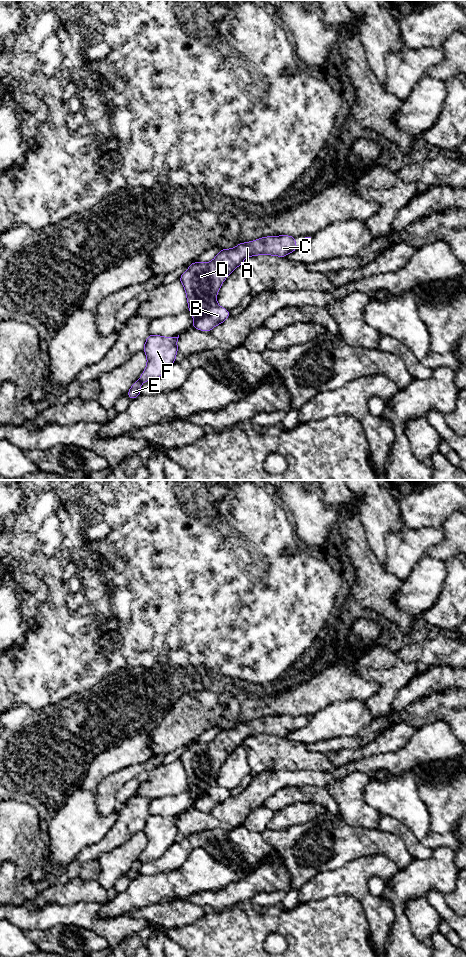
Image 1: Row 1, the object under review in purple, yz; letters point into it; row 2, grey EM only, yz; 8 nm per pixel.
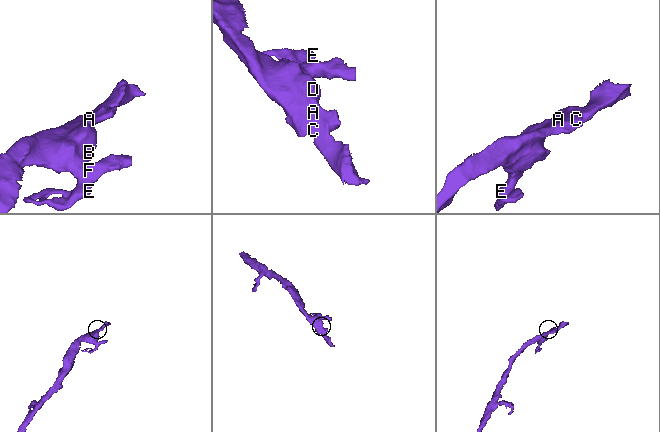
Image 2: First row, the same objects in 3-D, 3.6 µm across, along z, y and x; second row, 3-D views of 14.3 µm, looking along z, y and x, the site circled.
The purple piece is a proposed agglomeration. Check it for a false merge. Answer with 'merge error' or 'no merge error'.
no merge error

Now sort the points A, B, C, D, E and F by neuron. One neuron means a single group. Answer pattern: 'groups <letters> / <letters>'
groups A B C D E F

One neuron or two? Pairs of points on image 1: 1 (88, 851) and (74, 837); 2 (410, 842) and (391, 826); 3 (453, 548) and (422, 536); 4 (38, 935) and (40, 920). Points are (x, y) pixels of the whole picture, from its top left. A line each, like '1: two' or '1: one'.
1: two
2: one
3: two
4: two

